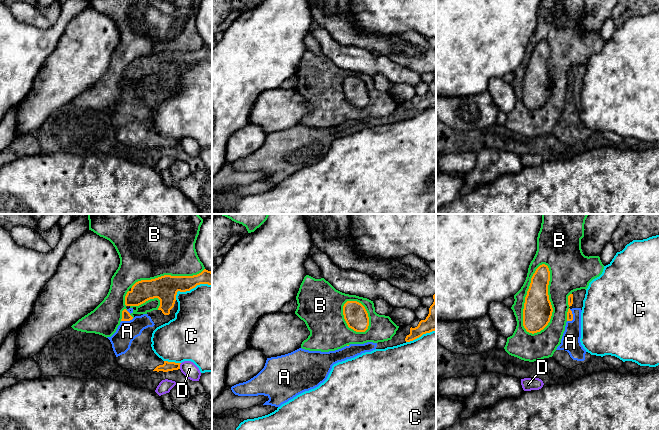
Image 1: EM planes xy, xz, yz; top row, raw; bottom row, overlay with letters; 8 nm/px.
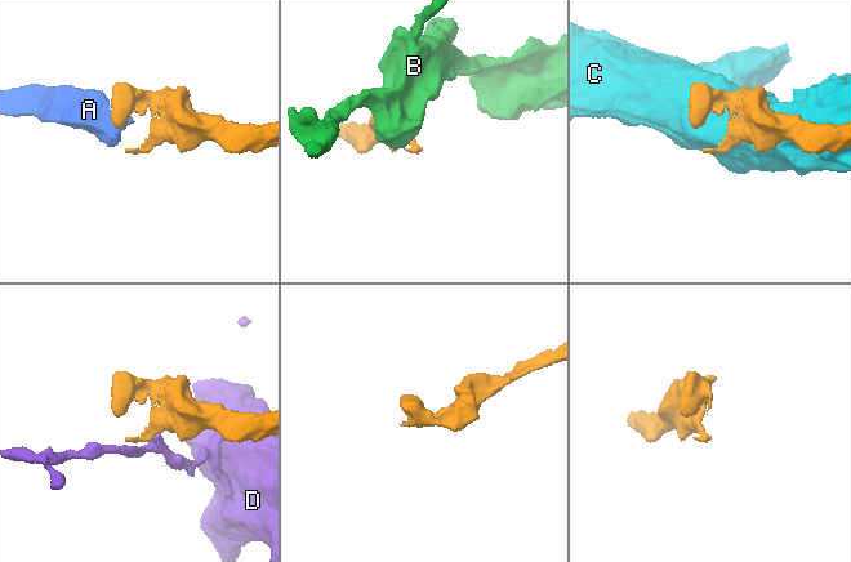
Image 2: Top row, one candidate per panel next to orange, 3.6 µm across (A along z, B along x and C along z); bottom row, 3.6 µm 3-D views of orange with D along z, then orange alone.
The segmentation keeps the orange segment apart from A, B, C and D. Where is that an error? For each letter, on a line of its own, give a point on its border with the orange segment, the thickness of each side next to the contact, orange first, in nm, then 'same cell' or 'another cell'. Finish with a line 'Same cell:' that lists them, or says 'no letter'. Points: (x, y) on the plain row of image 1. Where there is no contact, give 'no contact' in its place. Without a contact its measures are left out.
A: meets orange in yz at (572, 93); 50 nm thick on the orange side, 160 nm on the other; same cell
B: meets orange in yz at (525, 75); 240 nm thick on the orange side, 130 nm on the other; another cell
C: meets orange in xy at (190, 65); 200 nm thick on the orange side, 480 nm on the other; another cell
D: meets orange in xy at (179, 142); 80 nm thick on the orange side, 120 nm on the other; another cell
Same cell: A

